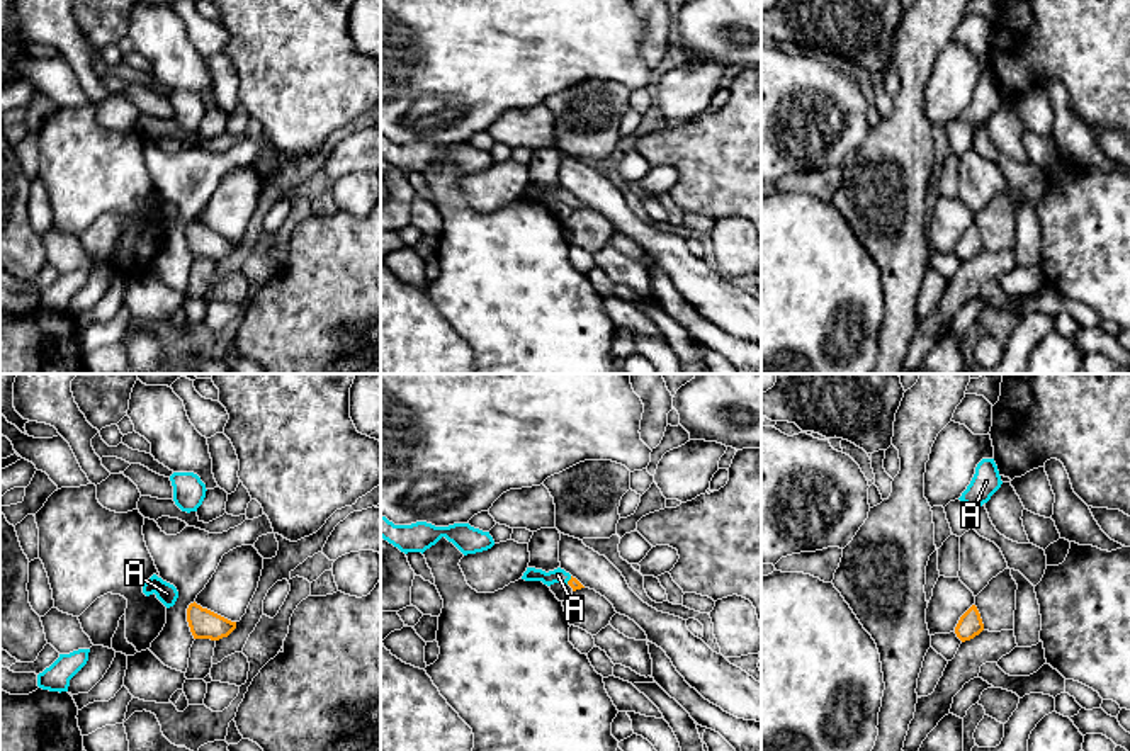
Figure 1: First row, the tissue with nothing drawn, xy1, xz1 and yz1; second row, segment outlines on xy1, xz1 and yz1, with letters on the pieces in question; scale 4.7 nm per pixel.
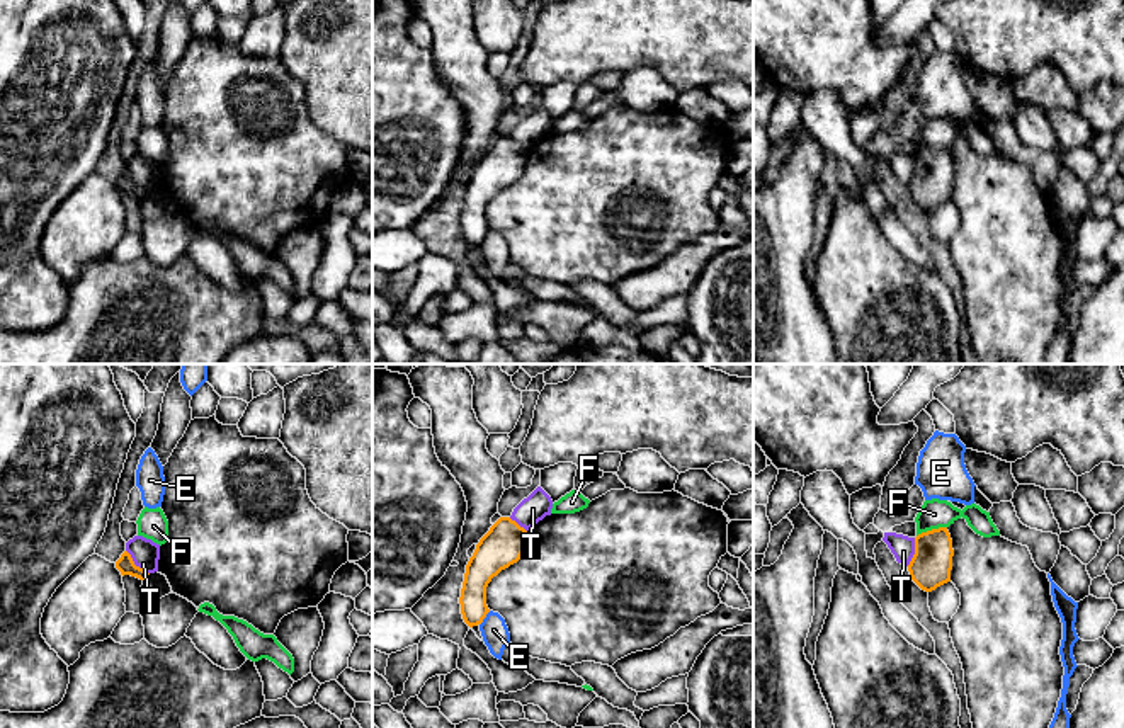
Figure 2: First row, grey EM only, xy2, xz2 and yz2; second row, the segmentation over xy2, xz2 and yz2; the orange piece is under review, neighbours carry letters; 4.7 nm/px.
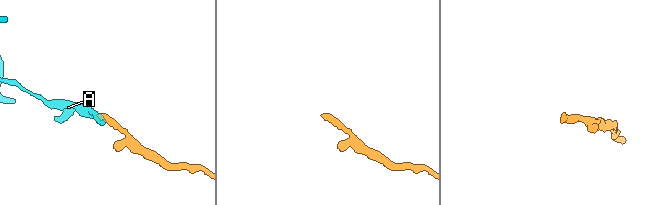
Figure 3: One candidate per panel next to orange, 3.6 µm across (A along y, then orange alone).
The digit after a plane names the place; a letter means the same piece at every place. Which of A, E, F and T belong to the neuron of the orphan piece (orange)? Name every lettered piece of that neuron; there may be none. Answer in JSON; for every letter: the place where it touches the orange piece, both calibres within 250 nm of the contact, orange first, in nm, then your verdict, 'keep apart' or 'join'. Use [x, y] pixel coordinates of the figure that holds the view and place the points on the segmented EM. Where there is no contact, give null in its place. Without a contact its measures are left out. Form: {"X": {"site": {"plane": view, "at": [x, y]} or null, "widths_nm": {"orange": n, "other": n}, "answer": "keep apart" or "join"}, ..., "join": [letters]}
{"A": {"site": {"plane": "xz1", "at": [570, 580]}, "widths_nm": {"orange": 50, "other": 70}, "answer": "join"}, "E": {"site": {"plane": "xz2", "at": [485, 616]}, "widths_nm": {"orange": 150, "other": 130}, "answer": "keep apart"}, "F": {"site": {"plane": "yz2", "at": [932, 529]}, "widths_nm": {"orange": 190, "other": 140}, "answer": "keep apart"}, "T": {"site": {"plane": "xy2", "at": [133, 563]}, "widths_nm": {"orange": 80, "other": 140}, "answer": "keep apart"}, "join": ["A"]}

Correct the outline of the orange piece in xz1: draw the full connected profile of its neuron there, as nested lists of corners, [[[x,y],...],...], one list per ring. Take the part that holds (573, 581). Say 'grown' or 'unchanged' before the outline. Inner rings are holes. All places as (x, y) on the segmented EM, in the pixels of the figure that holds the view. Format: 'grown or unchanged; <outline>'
grown; [[[527,567],[522,579],[525,581],[542,581],[544,584],[551,586],[554,583],[566,583],[573,588],[573,591],[585,588],[576,578],[573,578],[564,569],[557,567],[554,571],[542,571],[535,567]]]

